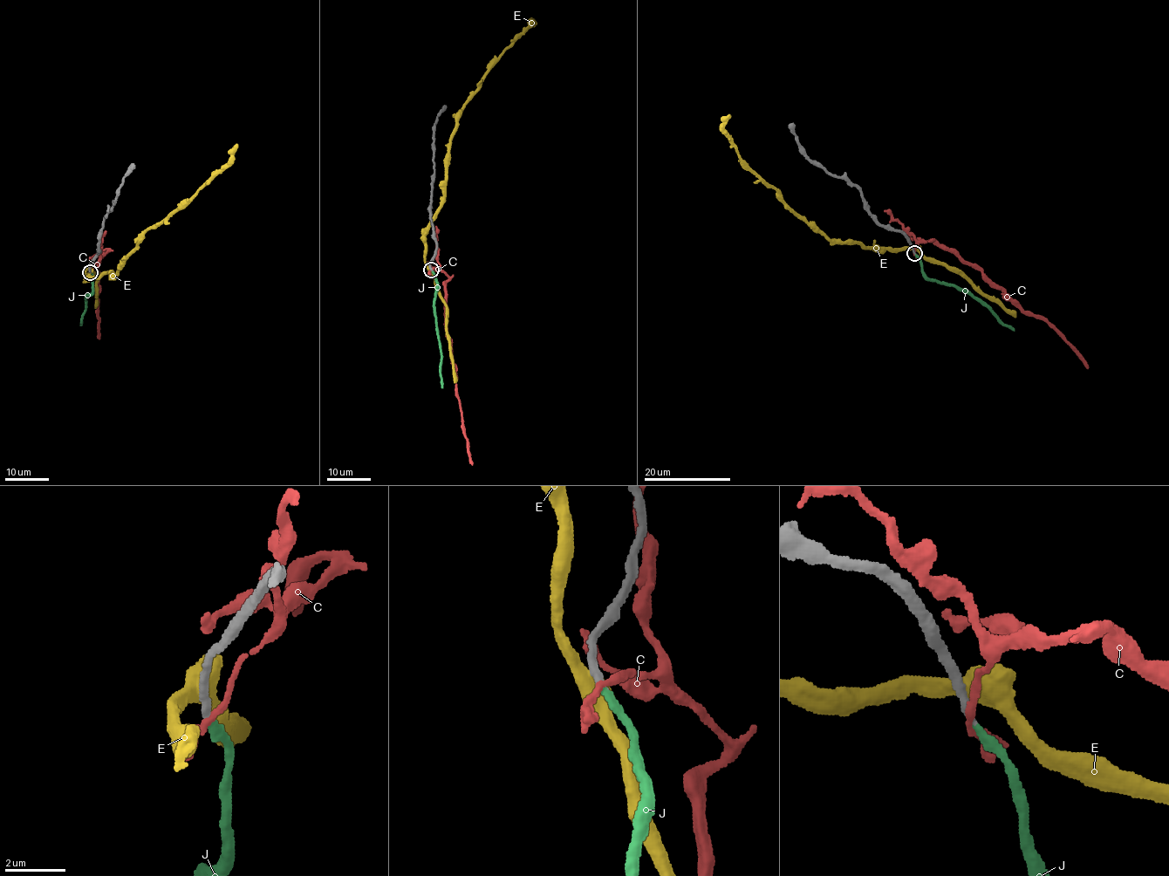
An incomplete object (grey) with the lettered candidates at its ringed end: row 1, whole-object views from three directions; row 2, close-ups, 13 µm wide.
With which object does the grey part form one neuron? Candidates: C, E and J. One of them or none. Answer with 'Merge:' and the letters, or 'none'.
Merge: J

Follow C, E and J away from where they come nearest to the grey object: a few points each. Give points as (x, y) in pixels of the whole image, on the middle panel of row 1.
C: (430, 269), (436, 266), (449, 279), (445, 287), (447, 328), (462, 433), (473, 464)
E: (429, 267), (425, 261), (426, 229), (440, 205), (447, 146), (458, 115), (511, 41), (529, 21), (536, 24)
J: (432, 270), (436, 287), (434, 316), (440, 352), (443, 387)

